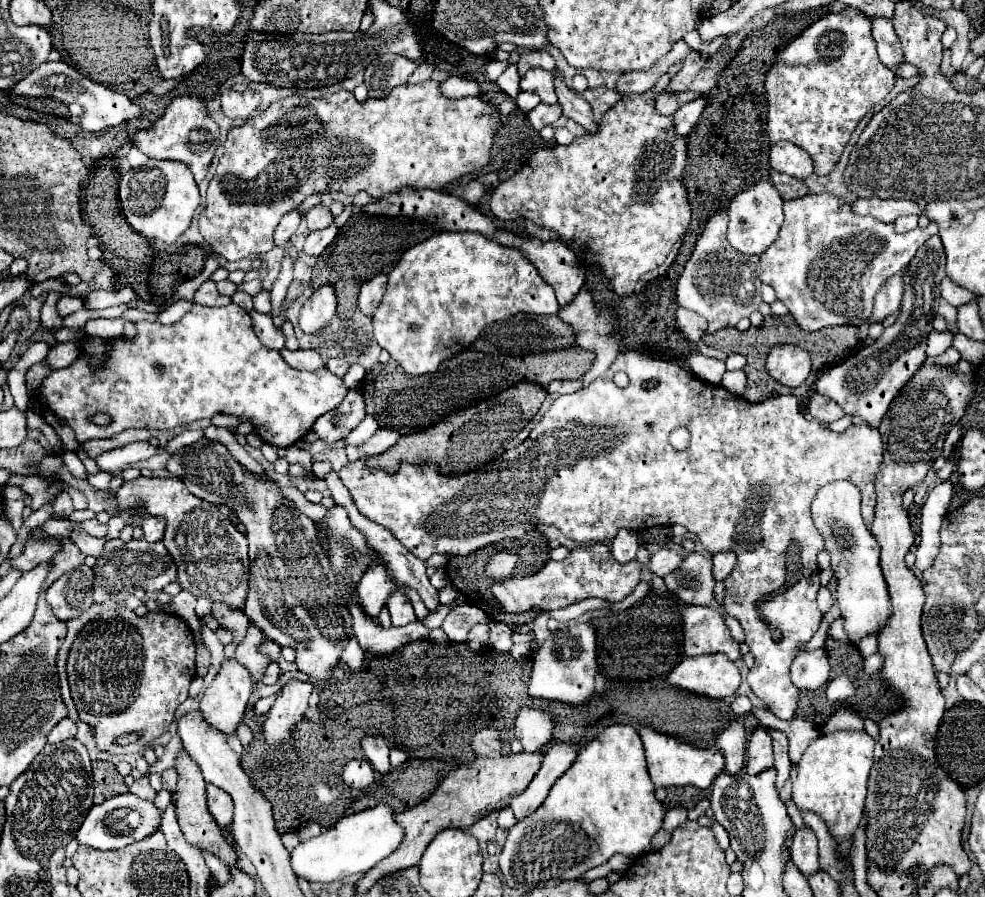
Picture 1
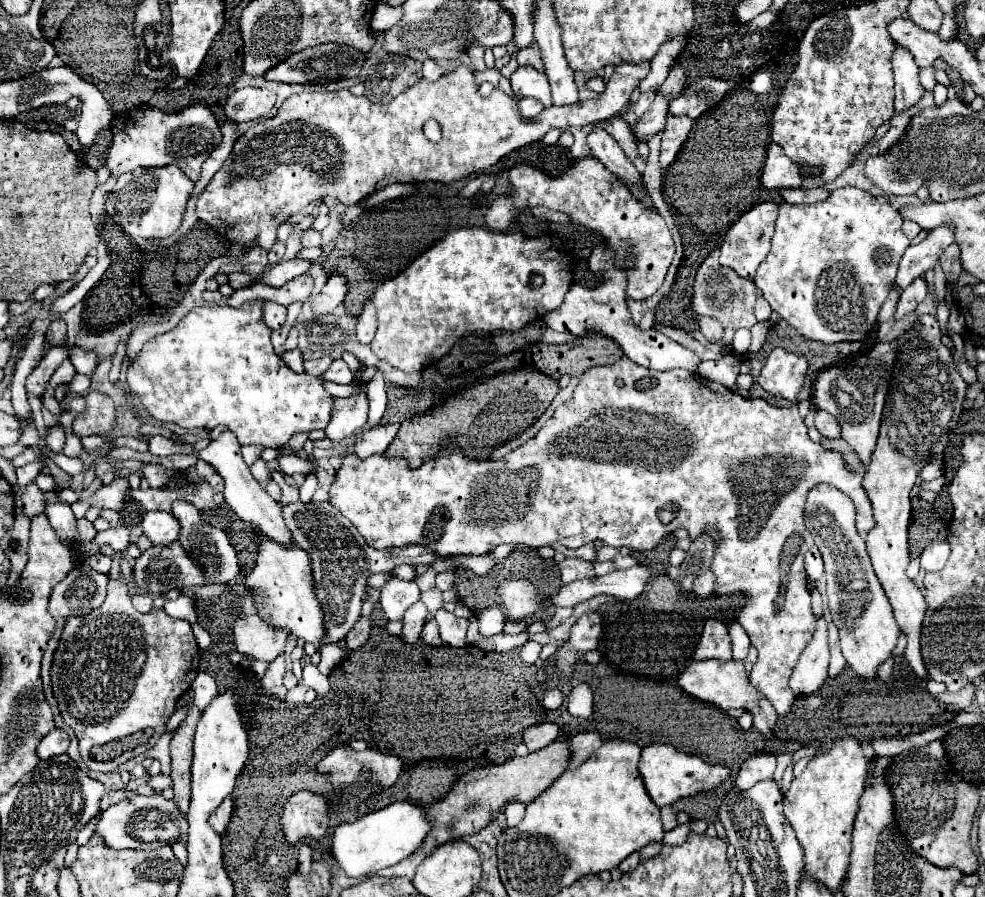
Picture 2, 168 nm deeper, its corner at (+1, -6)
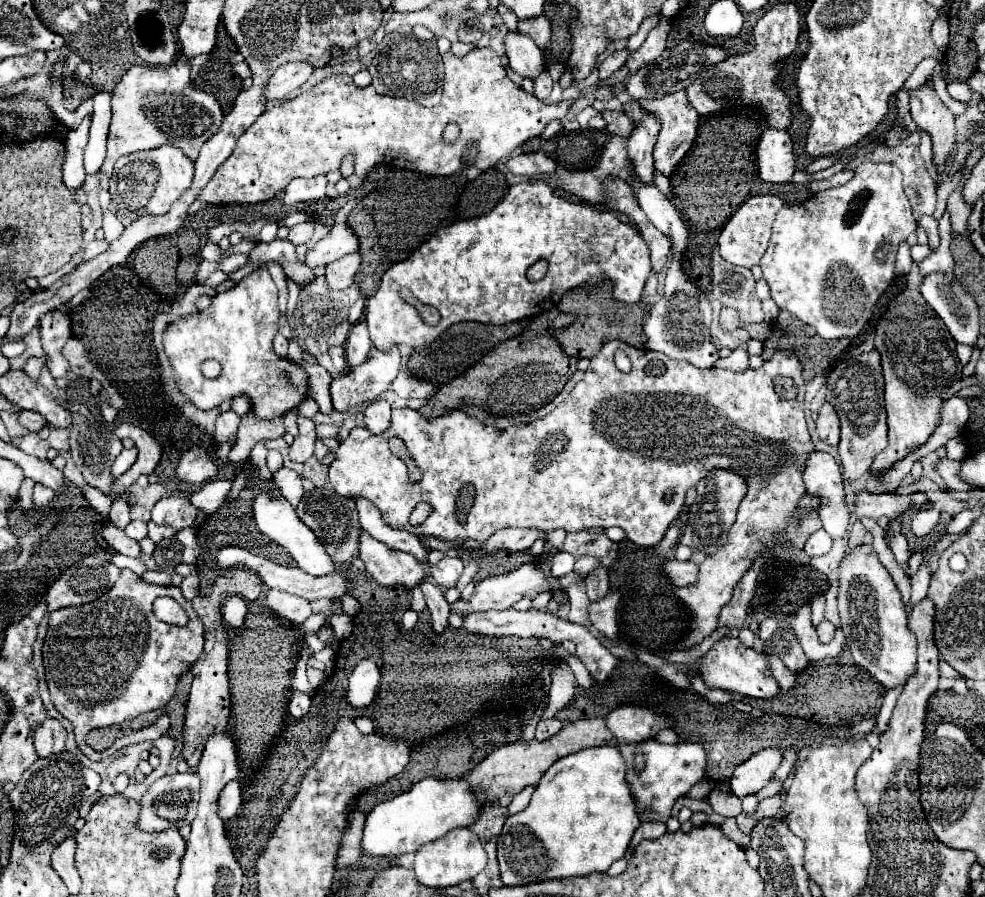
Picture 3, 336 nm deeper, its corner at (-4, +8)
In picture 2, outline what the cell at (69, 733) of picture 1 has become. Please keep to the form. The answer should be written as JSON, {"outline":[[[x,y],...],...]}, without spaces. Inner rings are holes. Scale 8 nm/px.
{"outline":[[[54,728],[48,736],[44,736],[40,740],[36,752],[38,752],[40,758],[46,760],[46,758],[52,758],[52,756],[58,756],[58,754],[66,752],[68,750],[68,744],[70,744],[68,734],[64,730],[60,730],[60,728]]]}

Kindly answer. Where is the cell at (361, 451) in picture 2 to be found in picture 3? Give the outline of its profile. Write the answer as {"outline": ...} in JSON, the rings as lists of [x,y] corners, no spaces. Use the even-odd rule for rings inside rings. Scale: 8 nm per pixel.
{"outline":[[[375,400],[365,408],[365,426],[373,434],[383,434],[389,428],[391,406],[385,400]]]}

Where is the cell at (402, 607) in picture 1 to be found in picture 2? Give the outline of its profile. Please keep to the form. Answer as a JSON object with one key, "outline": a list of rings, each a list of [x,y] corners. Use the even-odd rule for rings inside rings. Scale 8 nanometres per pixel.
{"outline":[[[392,578],[382,586],[380,606],[388,620],[402,620],[414,602],[418,602],[418,586],[414,582]]]}

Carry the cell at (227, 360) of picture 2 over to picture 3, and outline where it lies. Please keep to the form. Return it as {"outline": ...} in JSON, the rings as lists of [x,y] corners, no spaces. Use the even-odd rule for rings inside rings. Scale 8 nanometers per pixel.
{"outline":[[[259,268],[241,278],[233,288],[215,294],[207,310],[173,322],[163,334],[163,344],[183,394],[197,408],[209,410],[223,400],[247,396],[255,416],[271,420],[299,406],[305,400],[309,386],[303,368],[273,352],[273,336],[277,330],[277,286],[267,268]],[[209,358],[223,366],[223,374],[217,380],[207,380],[201,374],[201,364]]]}

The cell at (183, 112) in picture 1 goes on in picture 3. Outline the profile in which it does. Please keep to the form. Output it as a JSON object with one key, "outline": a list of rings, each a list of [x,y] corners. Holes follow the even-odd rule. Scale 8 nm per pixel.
{"outline":[[[181,52],[169,66],[131,66],[119,80],[119,84],[111,92],[111,126],[109,126],[109,140],[107,140],[107,158],[101,168],[105,176],[111,176],[111,168],[117,162],[119,156],[139,152],[139,150],[151,150],[163,144],[177,146],[185,152],[187,158],[195,160],[199,156],[199,148],[219,130],[223,112],[219,102],[213,94],[201,92],[193,86],[189,80],[189,58]]]}

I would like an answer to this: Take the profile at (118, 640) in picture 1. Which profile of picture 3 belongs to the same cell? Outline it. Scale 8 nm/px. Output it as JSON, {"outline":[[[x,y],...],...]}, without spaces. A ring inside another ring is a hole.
{"outline":[[[123,570],[117,584],[97,602],[49,614],[49,630],[43,642],[43,666],[51,702],[55,710],[73,724],[75,742],[89,760],[105,760],[129,744],[155,740],[167,734],[169,716],[163,708],[173,698],[179,676],[197,662],[205,642],[203,634],[205,626],[191,602],[181,594],[181,588],[147,584],[131,570]],[[159,596],[177,600],[187,610],[189,624],[179,628],[157,620],[153,614],[153,600]]]}

